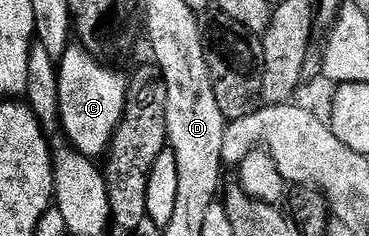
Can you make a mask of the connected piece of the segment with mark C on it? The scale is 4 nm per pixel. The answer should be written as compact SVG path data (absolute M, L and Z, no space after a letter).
M81 46L67 48L58 64L58 115L61 125L70 128L73 147L91 158L105 157L110 139L126 112L127 77L113 72L106 64L109 63L93 56Z

